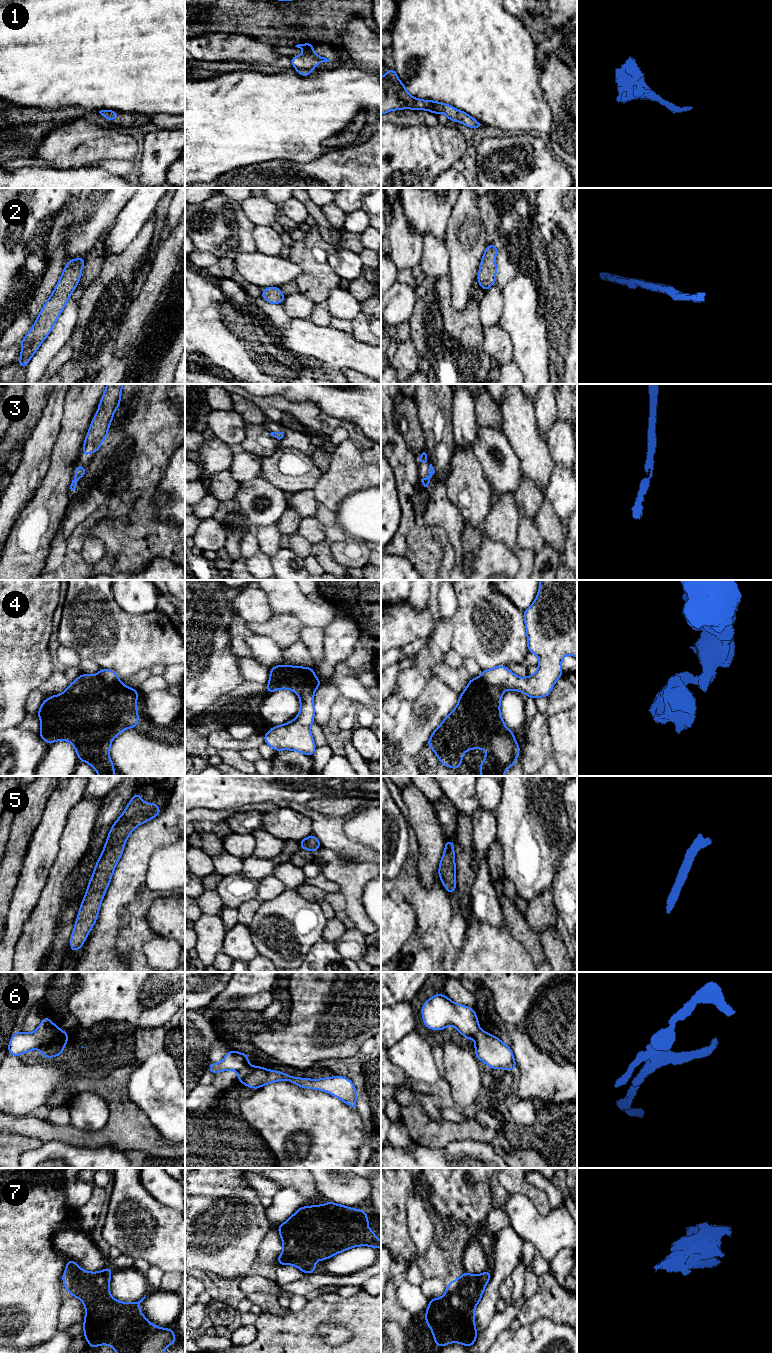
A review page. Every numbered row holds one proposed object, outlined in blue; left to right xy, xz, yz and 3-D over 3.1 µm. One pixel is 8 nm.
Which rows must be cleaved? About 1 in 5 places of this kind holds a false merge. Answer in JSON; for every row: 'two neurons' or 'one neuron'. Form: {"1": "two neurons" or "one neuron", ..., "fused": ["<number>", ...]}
{"1": "one neuron", "2": "one neuron", "3": "one neuron", "4": "two neurons", "5": "one neuron", "6": "two neurons", "7": "one neuron", "fused": ["4", "6"]}

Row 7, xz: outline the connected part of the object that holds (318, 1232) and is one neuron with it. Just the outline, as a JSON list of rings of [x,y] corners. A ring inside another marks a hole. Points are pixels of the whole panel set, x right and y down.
[[[327,1202],[326,1205],[303,1206],[277,1227],[284,1245],[277,1264],[294,1265],[304,1274],[310,1274],[317,1270],[316,1260],[325,1261],[350,1248],[371,1246],[379,1250],[381,1240],[377,1240],[374,1231],[367,1227],[369,1218],[365,1210]]]

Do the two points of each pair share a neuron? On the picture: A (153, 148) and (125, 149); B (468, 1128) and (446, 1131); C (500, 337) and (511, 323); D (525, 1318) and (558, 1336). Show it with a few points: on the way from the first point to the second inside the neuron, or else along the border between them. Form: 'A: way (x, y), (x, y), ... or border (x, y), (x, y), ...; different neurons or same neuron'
A: border (141, 148), (136, 160); different neurons
B: way (463, 1128), (451, 1131); same neuron
C: border (497, 323), (507, 333), (513, 353); different neurons
D: border (557, 1322), (551, 1319), (538, 1318), (521, 1326); different neurons

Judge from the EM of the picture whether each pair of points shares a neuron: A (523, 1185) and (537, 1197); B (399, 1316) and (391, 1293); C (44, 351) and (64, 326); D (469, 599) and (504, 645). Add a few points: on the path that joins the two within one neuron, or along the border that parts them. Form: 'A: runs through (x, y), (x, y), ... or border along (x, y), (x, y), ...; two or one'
A: runs through (526, 1188), (534, 1194); one
B: runs through (393, 1310), (391, 1308), (391, 1299); one
C: runs through (50, 345), (61, 332); one
D: runs through (480, 610), (484, 620), (493, 629), (495, 634); one

